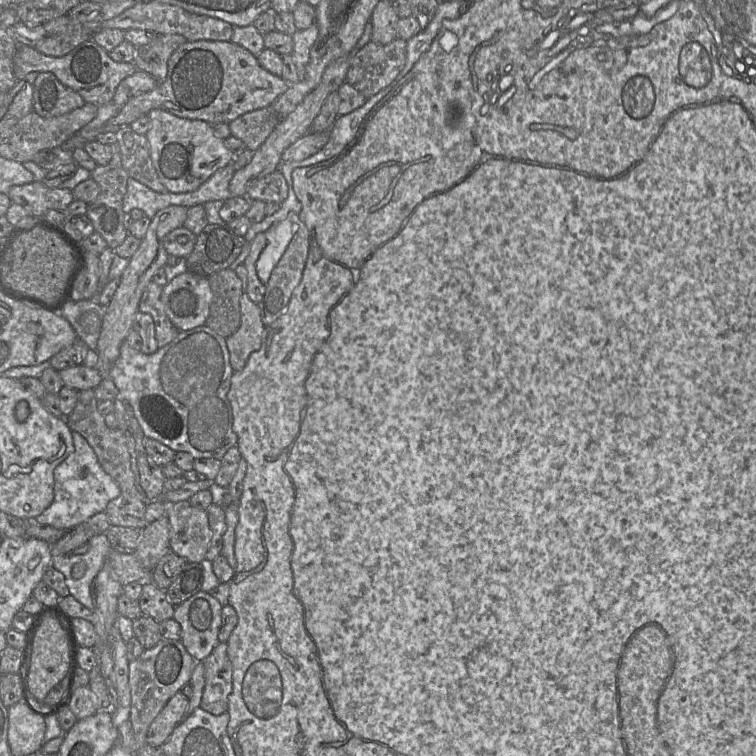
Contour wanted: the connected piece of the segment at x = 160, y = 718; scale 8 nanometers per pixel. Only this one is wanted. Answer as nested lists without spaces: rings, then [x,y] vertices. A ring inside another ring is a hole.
[[[180,691],[177,692],[149,726],[146,735],[147,744],[155,748],[161,747],[181,722],[188,704],[189,699]]]

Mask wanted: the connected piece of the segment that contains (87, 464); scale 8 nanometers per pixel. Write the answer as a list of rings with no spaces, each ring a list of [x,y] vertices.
[[[72,431],[74,452],[54,469],[54,499],[35,519],[60,530],[71,530],[90,517],[105,512],[107,504],[121,493],[119,485],[100,465],[88,442]]]

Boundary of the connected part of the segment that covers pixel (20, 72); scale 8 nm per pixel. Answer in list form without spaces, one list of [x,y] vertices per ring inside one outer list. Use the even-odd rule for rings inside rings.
[[[86,40],[62,57],[48,56],[34,47],[17,45],[13,56],[13,72],[17,80],[25,80],[30,72],[52,72],[68,88],[77,92],[86,103],[97,106],[112,102],[119,83],[135,73],[133,62],[116,62],[93,40]]]

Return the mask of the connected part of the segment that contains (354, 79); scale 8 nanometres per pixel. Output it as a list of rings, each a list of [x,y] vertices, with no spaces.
[[[401,38],[386,45],[370,41],[351,55],[345,82],[369,99],[394,81],[406,56],[407,41]]]

